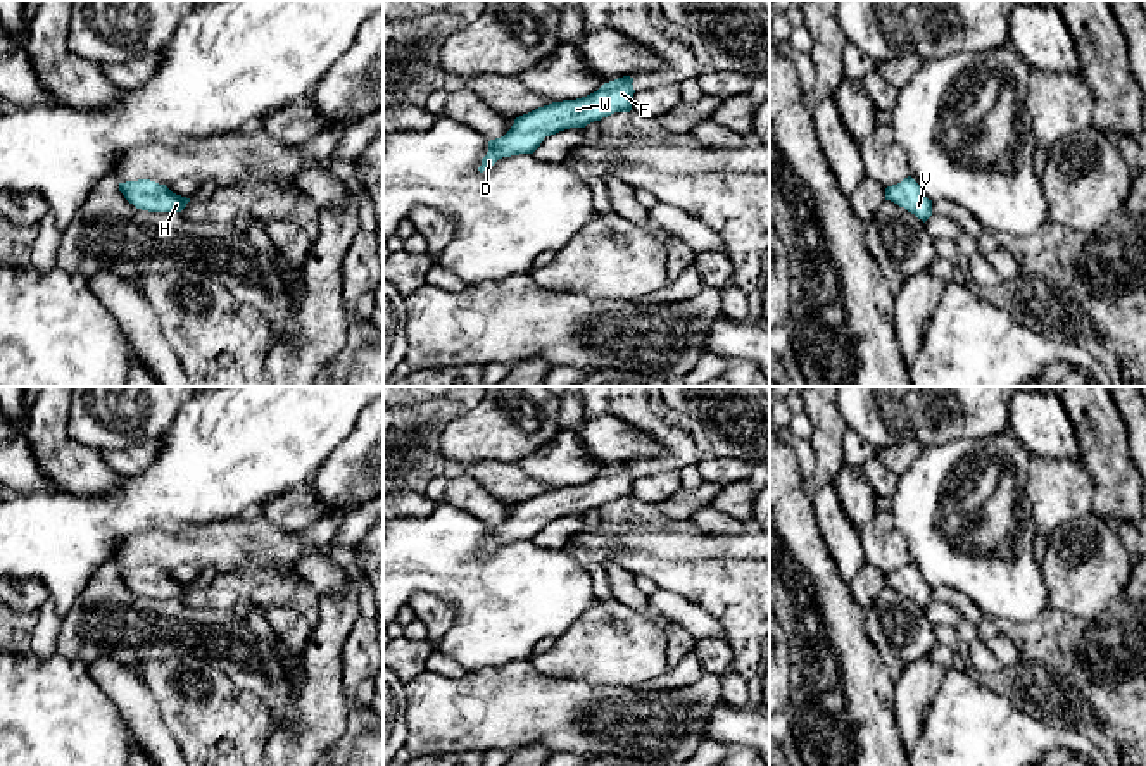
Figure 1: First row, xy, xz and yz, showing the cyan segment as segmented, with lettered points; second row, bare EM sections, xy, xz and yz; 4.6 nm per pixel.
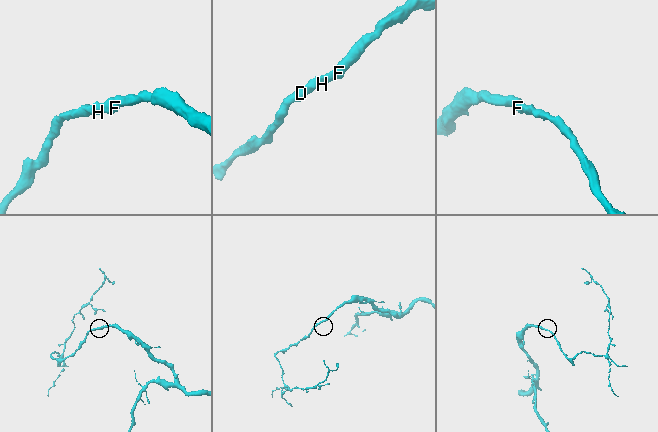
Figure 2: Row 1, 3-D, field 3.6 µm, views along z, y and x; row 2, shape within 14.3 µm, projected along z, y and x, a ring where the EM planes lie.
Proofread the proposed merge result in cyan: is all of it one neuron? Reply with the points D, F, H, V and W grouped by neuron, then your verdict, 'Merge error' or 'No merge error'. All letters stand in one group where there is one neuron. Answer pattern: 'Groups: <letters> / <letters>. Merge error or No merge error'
Groups: D F H V W. No merge error

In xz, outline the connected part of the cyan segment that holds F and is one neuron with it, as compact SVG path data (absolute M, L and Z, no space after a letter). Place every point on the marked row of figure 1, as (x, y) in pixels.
M623 76L604 83L587 97L552 102L516 117L504 136L488 141L488 152L478 171L487 171L502 157L533 154L545 136L570 128L585 128L614 112L630 112L635 93L632 83L633 78Z

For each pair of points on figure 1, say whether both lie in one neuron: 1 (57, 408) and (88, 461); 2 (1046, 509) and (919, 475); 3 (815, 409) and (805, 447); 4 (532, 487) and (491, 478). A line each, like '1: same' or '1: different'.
1: same
2: different
3: different
4: same

